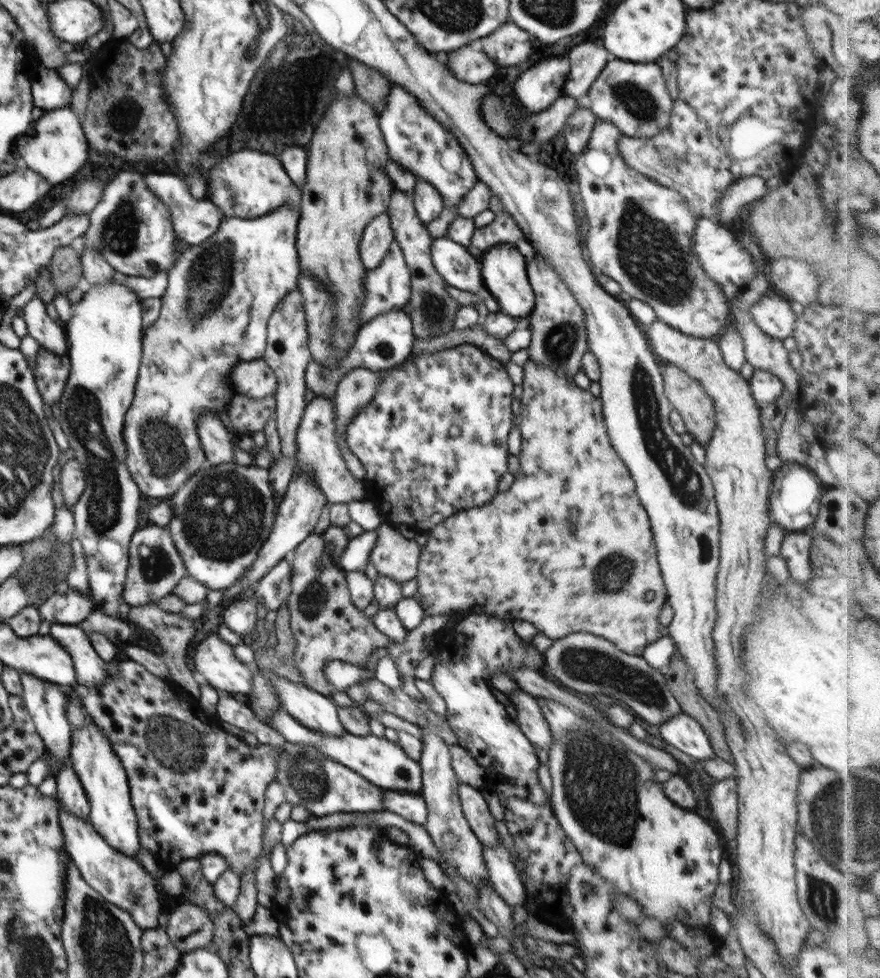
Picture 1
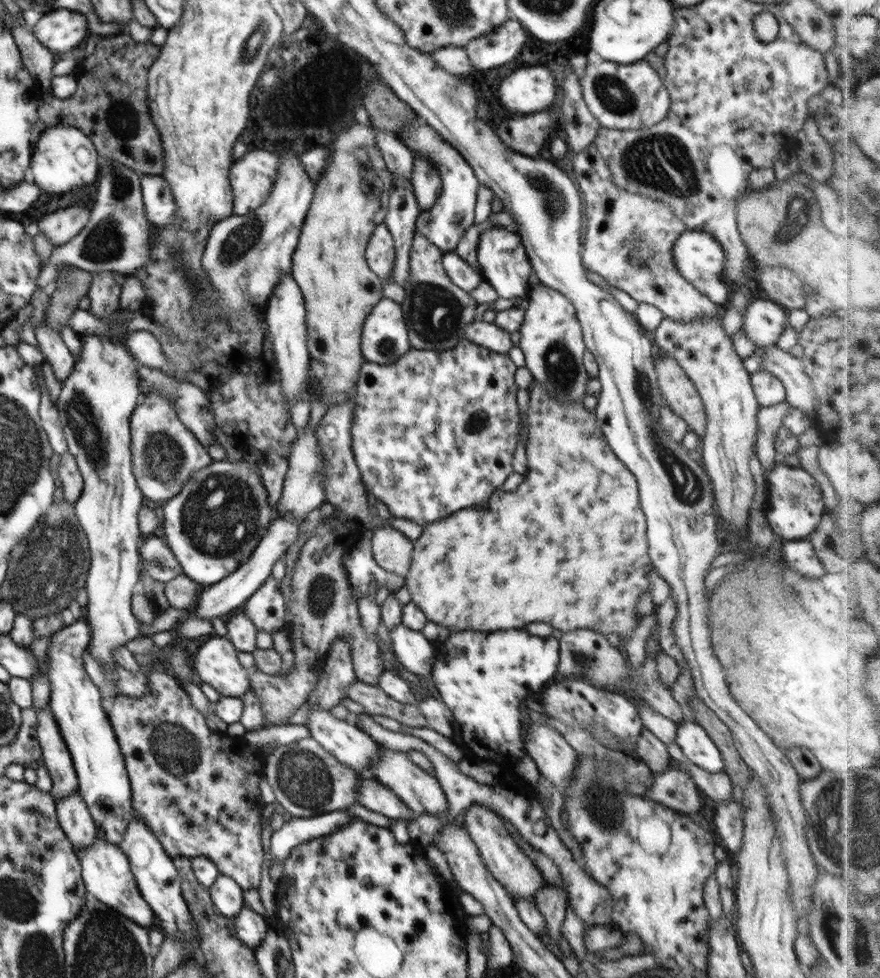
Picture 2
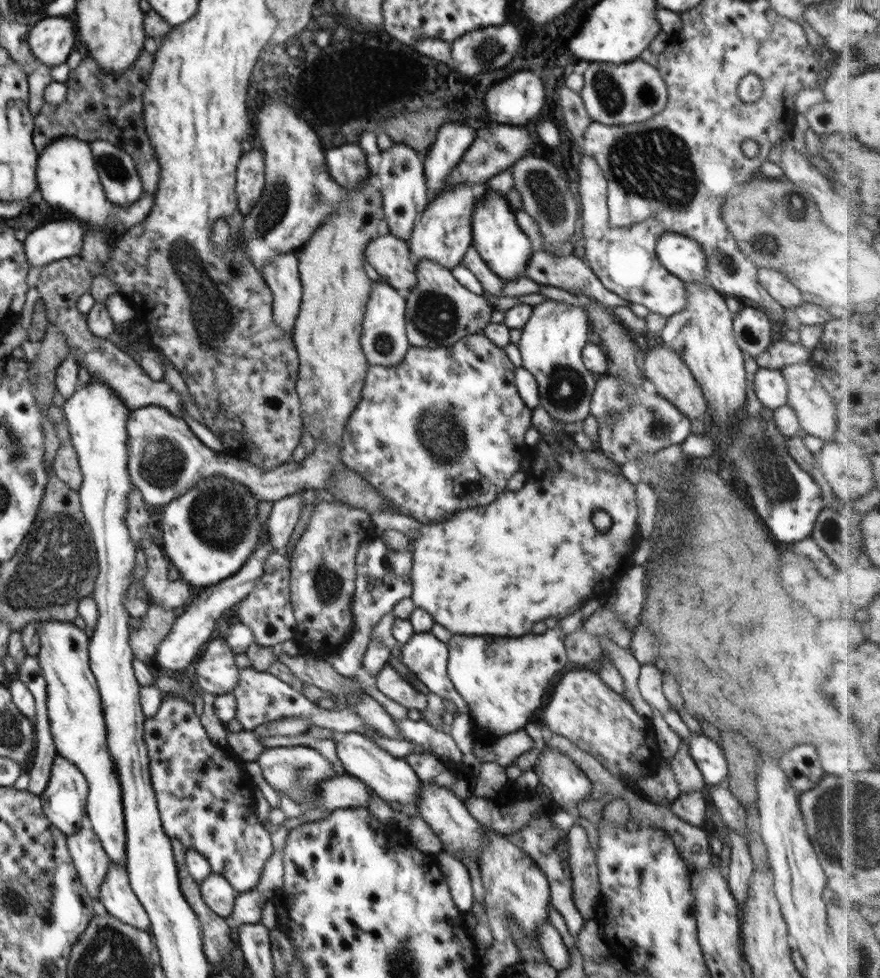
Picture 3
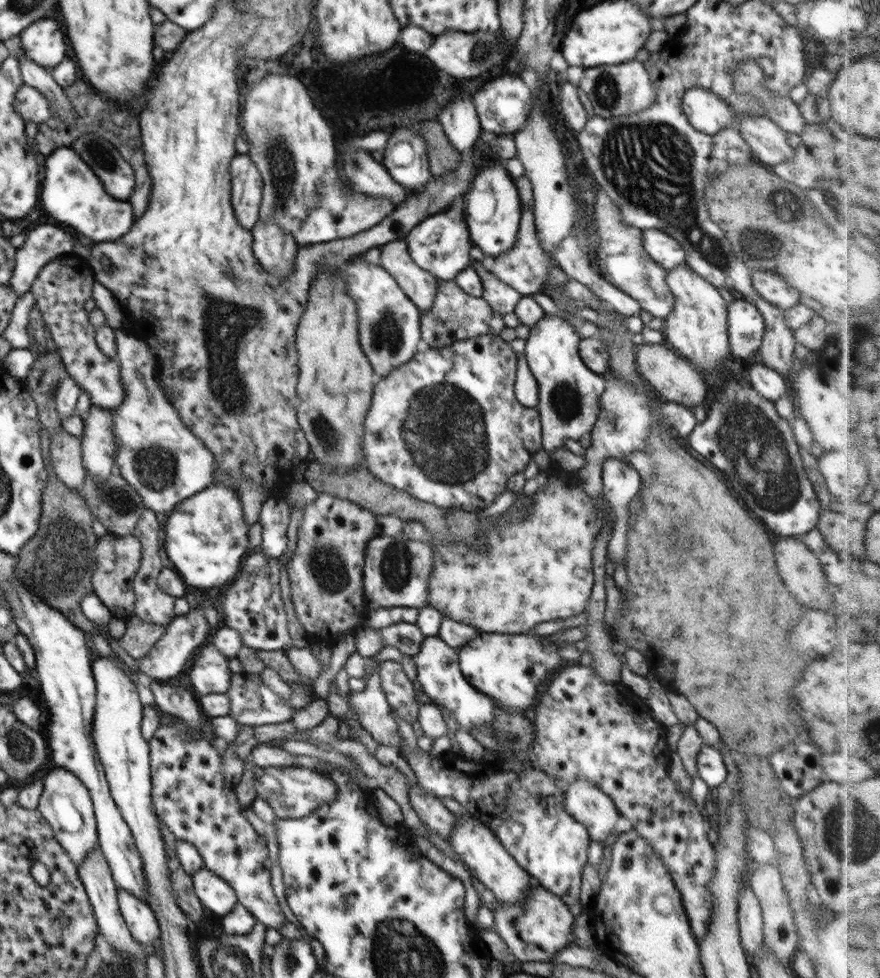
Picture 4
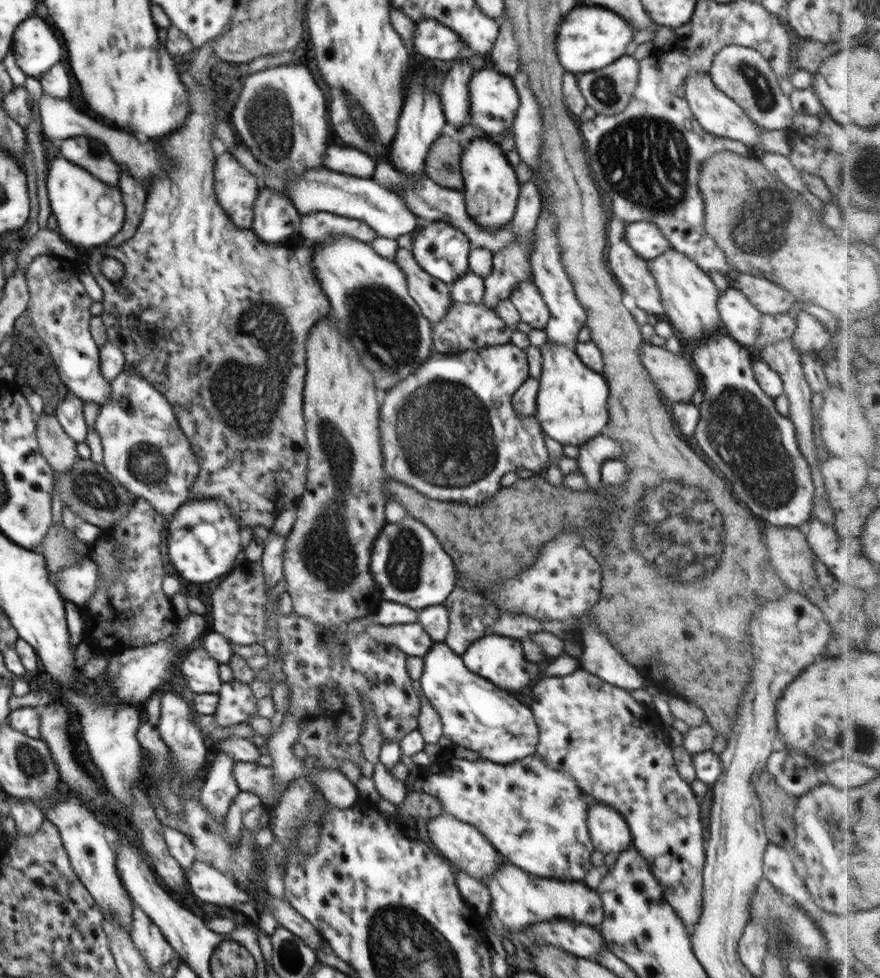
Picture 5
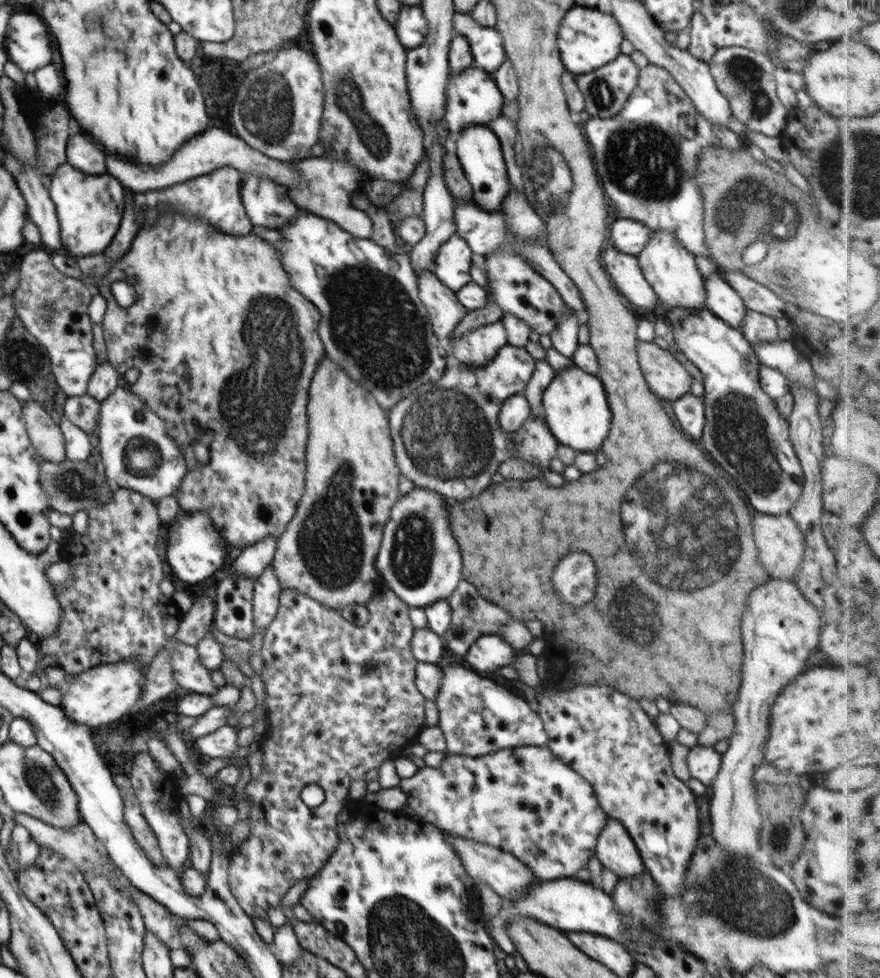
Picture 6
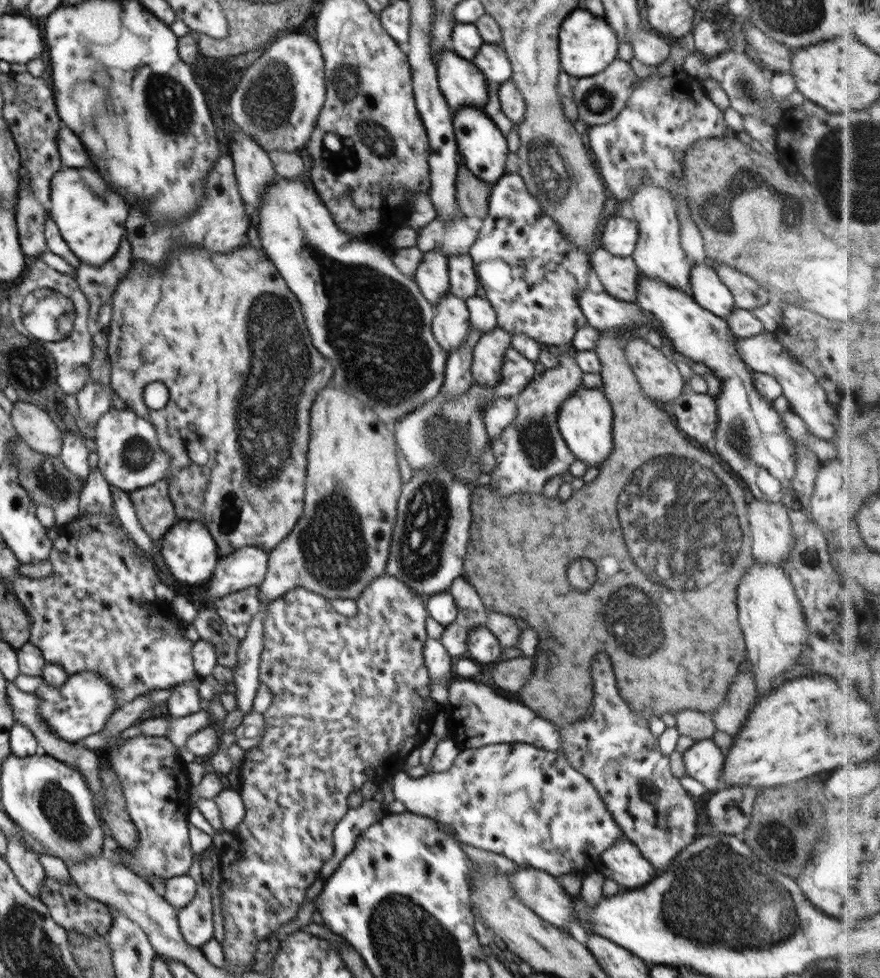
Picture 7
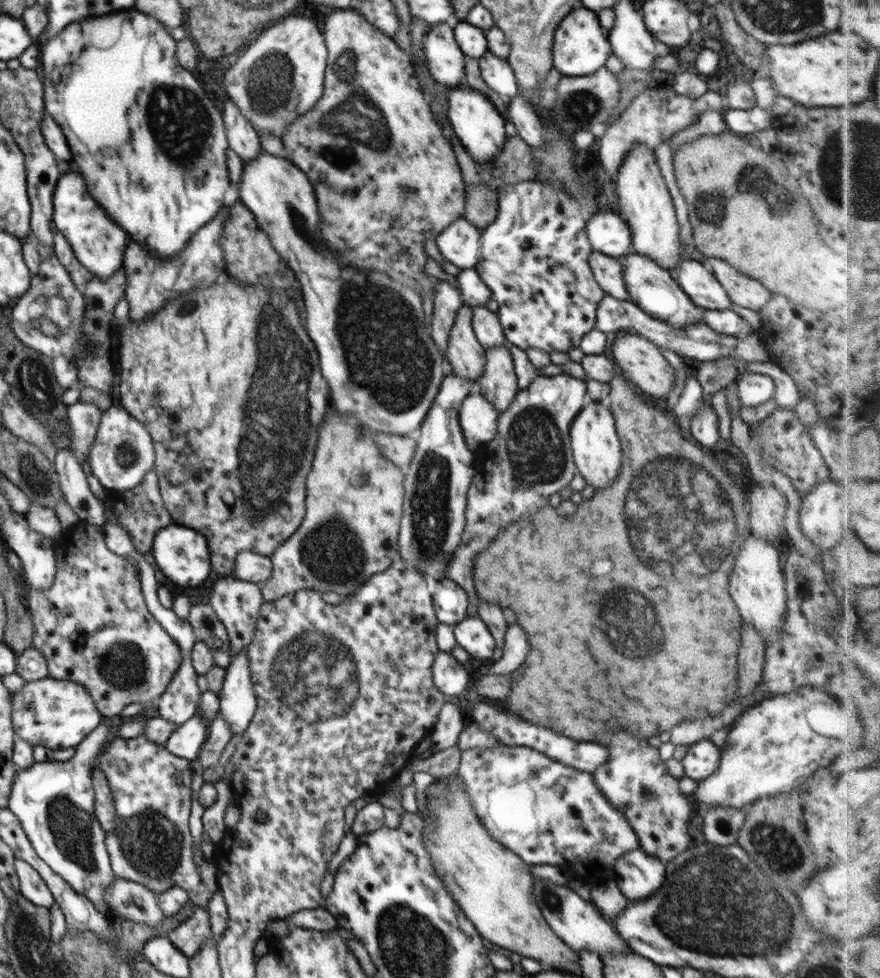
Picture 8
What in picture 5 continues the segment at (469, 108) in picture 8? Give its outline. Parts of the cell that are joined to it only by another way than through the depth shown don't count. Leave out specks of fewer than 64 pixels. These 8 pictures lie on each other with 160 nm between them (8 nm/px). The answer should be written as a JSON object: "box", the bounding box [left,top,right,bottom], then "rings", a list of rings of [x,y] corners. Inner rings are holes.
{"box":[461,137,520,233],"rings":[[[492,137],[476,138],[463,147],[461,174],[466,212],[470,218],[491,233],[497,233],[502,225],[514,219],[520,183],[514,167],[508,162],[506,154],[494,144]]]}

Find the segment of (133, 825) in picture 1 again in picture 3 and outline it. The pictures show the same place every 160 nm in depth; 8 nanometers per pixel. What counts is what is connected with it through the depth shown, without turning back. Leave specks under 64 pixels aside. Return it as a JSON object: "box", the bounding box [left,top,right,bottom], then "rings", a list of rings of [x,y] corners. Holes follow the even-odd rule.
{"box":[36,620,126,866],"rings":[[[58,620],[36,621],[40,635],[40,651],[37,658],[42,669],[42,675],[47,685],[47,715],[49,729],[55,744],[55,752],[72,762],[86,777],[89,784],[87,796],[87,816],[91,820],[93,831],[97,834],[103,849],[114,864],[126,866],[126,827],[123,813],[122,791],[115,771],[114,759],[110,755],[107,744],[107,730],[103,717],[101,697],[97,681],[89,667],[88,642],[89,629],[81,630],[74,624]]]}

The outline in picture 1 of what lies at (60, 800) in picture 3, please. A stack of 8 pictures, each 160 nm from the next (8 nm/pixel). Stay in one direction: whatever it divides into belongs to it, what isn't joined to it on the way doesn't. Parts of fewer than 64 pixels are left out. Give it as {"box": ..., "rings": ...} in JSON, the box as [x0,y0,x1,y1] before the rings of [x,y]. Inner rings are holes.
{"box":[20,672,73,766],"rings":[[[22,672],[22,675],[20,675],[20,684],[22,684],[20,696],[31,716],[32,722],[34,722],[36,732],[38,732],[46,746],[46,753],[48,753],[50,760],[63,766],[68,765],[73,727],[68,723],[66,711],[68,692],[72,691],[73,688],[68,685],[59,686],[50,681],[38,679],[38,677],[28,675],[26,672]]]}

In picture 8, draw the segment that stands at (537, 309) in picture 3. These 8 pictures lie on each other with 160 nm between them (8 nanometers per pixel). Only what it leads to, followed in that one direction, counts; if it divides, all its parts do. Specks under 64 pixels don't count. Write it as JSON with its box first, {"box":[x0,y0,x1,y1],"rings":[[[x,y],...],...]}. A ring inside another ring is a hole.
{"box":[570,401,622,490],"rings":[[[587,401],[570,426],[571,449],[577,472],[595,490],[610,486],[621,473],[622,447],[608,404],[605,401]]]}

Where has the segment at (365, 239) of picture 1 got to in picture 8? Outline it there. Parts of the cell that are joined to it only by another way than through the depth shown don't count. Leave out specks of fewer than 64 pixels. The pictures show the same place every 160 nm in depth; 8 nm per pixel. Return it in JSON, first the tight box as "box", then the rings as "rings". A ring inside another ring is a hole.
{"box":[447,303,487,385],"rings":[[[463,303],[450,331],[447,360],[451,364],[453,374],[473,380],[477,385],[483,375],[487,358],[485,348],[474,334],[472,317],[473,307]]]}

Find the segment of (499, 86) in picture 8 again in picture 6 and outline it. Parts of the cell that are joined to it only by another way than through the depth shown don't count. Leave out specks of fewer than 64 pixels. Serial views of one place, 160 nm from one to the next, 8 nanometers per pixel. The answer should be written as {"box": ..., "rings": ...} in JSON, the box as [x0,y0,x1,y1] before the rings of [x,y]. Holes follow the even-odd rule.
{"box":[453,10,507,74],"rings":[[[455,10],[455,12],[453,12],[453,30],[455,35],[465,36],[470,43],[474,67],[493,74],[502,66],[505,58],[507,58],[502,35],[495,29],[495,27],[484,28],[483,26],[480,26],[472,18],[470,12],[461,12],[461,10]]]}

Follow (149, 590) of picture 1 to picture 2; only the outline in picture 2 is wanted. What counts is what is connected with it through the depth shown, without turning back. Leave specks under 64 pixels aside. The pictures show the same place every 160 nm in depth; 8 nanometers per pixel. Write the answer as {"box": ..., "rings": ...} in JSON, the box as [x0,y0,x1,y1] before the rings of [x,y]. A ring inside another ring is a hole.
{"box":[139,532,183,583],"rings":[[[160,532],[144,538],[139,547],[140,558],[144,560],[142,572],[146,570],[154,580],[167,583],[169,580],[183,574],[182,567],[165,543]]]}

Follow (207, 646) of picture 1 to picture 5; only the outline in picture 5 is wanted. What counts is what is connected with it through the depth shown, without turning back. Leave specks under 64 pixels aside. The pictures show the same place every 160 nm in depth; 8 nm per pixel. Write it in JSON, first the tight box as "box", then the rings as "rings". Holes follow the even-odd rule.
{"box":[177,646,222,694],"rings":[[[202,646],[188,649],[180,659],[177,672],[186,681],[187,687],[196,694],[217,694],[222,687],[218,661]]]}

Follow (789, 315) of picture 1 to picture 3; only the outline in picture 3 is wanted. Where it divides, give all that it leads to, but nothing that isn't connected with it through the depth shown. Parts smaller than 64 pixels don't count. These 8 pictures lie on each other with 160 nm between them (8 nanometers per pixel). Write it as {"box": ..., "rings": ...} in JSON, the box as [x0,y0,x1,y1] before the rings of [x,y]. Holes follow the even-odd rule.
{"box":[733,306,776,357],"rings":[[[743,306],[733,317],[735,341],[744,355],[756,357],[772,345],[772,332],[776,326],[761,309]]]}

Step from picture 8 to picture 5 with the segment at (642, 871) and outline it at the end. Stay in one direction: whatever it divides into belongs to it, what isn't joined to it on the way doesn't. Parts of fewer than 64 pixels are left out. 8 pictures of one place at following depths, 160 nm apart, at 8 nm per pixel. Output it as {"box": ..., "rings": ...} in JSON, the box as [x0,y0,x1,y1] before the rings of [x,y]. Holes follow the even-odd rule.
{"box":[587,799,632,855],"rings":[[[589,799],[587,827],[595,850],[603,855],[626,850],[632,835],[625,818],[614,807]]]}

